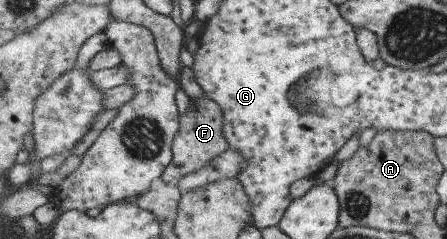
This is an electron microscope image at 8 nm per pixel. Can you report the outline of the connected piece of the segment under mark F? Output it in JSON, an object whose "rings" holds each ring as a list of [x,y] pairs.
{"rings":[[[206,95],[191,99],[188,112],[181,113],[181,130],[173,142],[173,159],[166,167],[160,183],[177,184],[180,179],[212,163],[218,155],[222,155],[229,148],[229,142],[225,137],[225,116],[221,106]]]}

